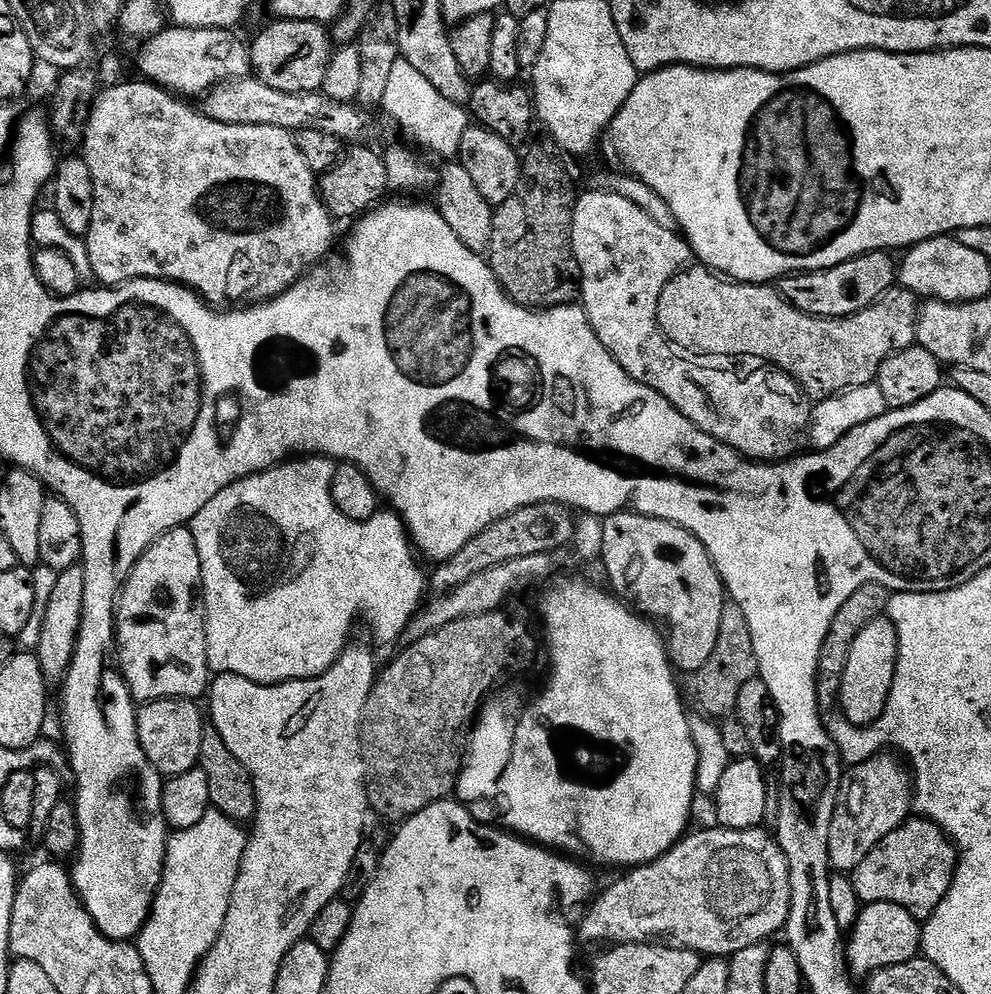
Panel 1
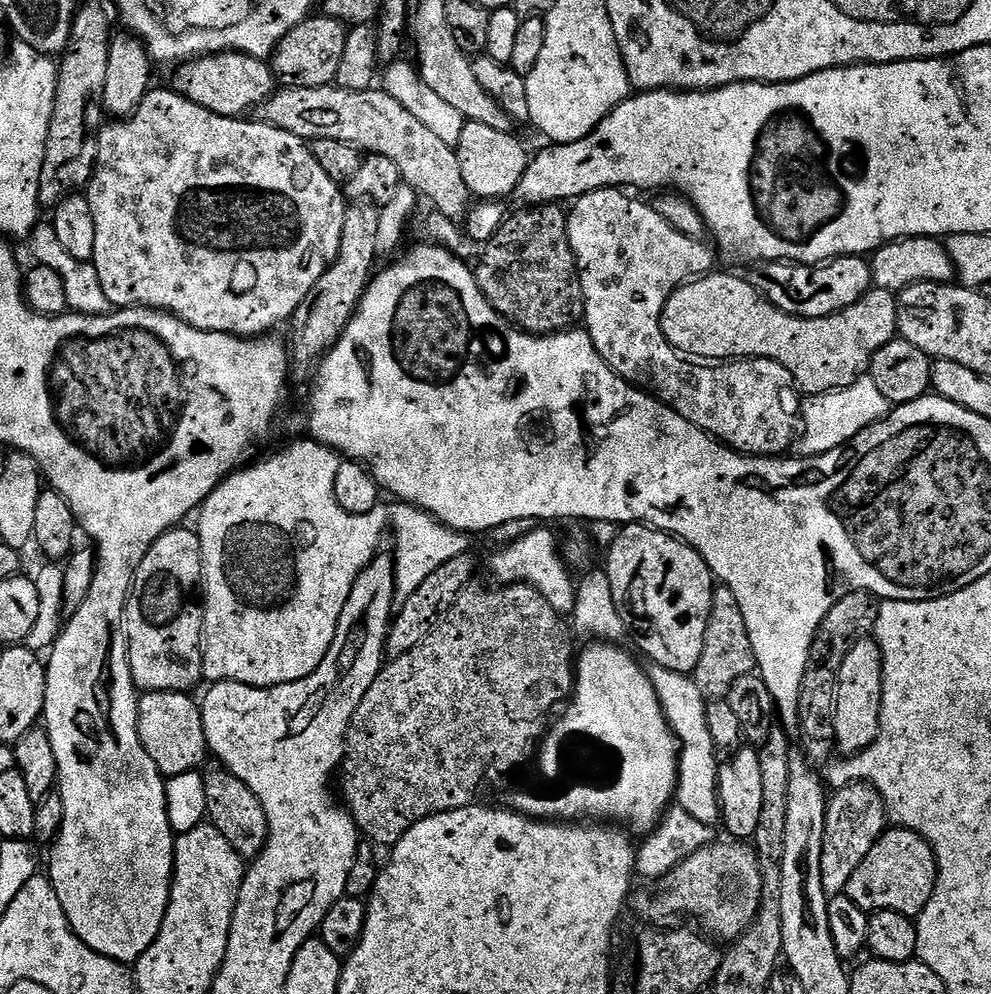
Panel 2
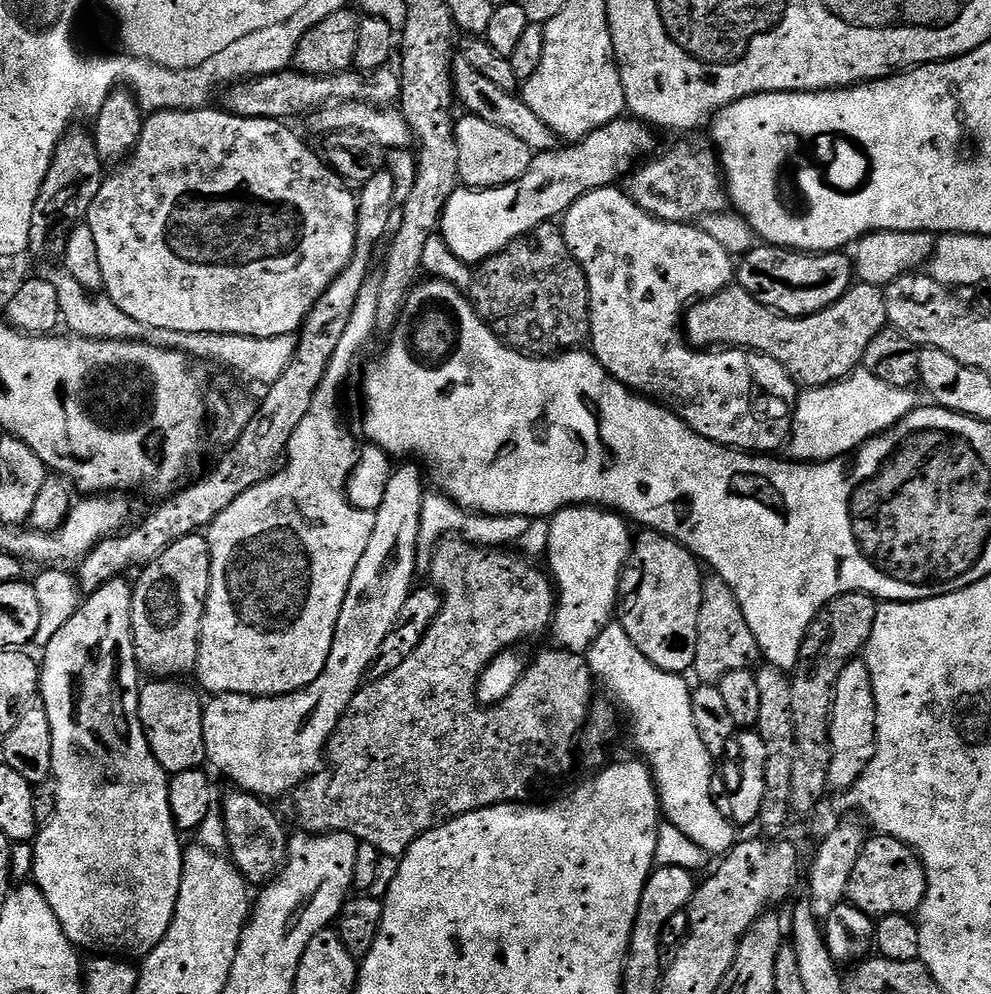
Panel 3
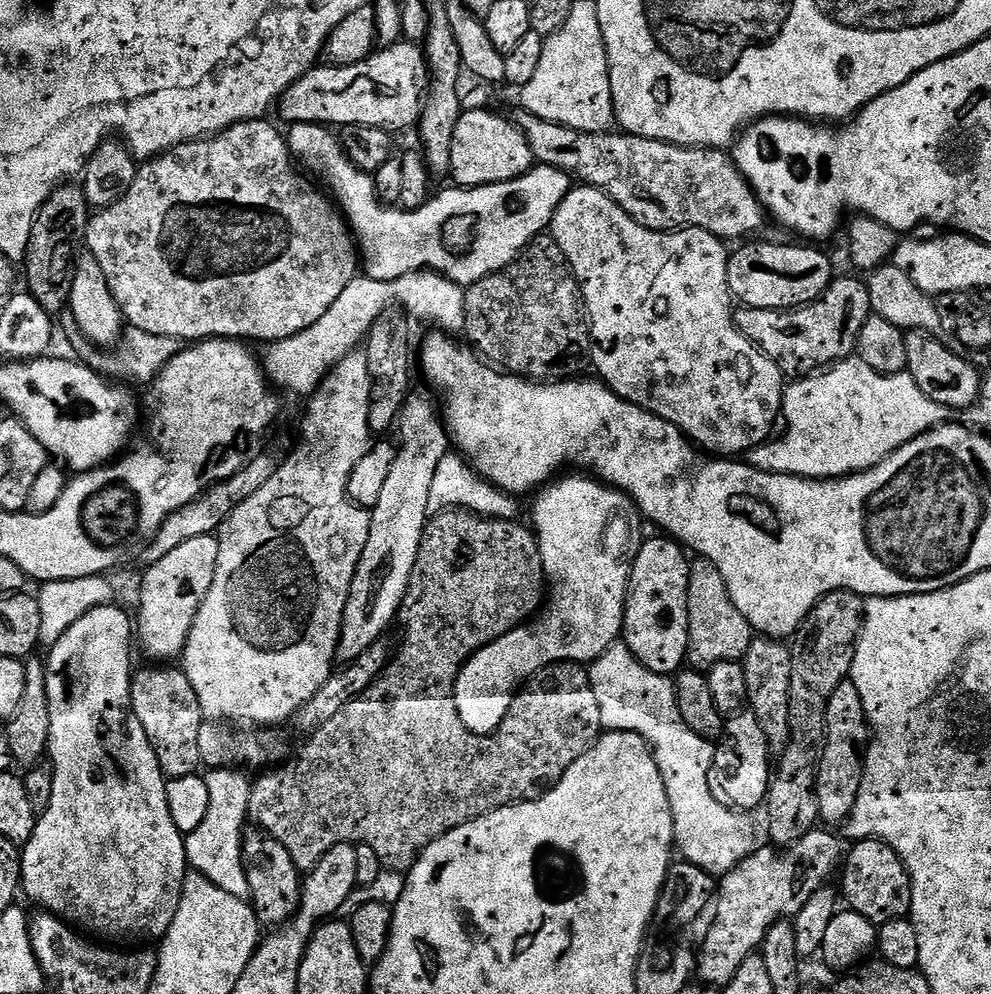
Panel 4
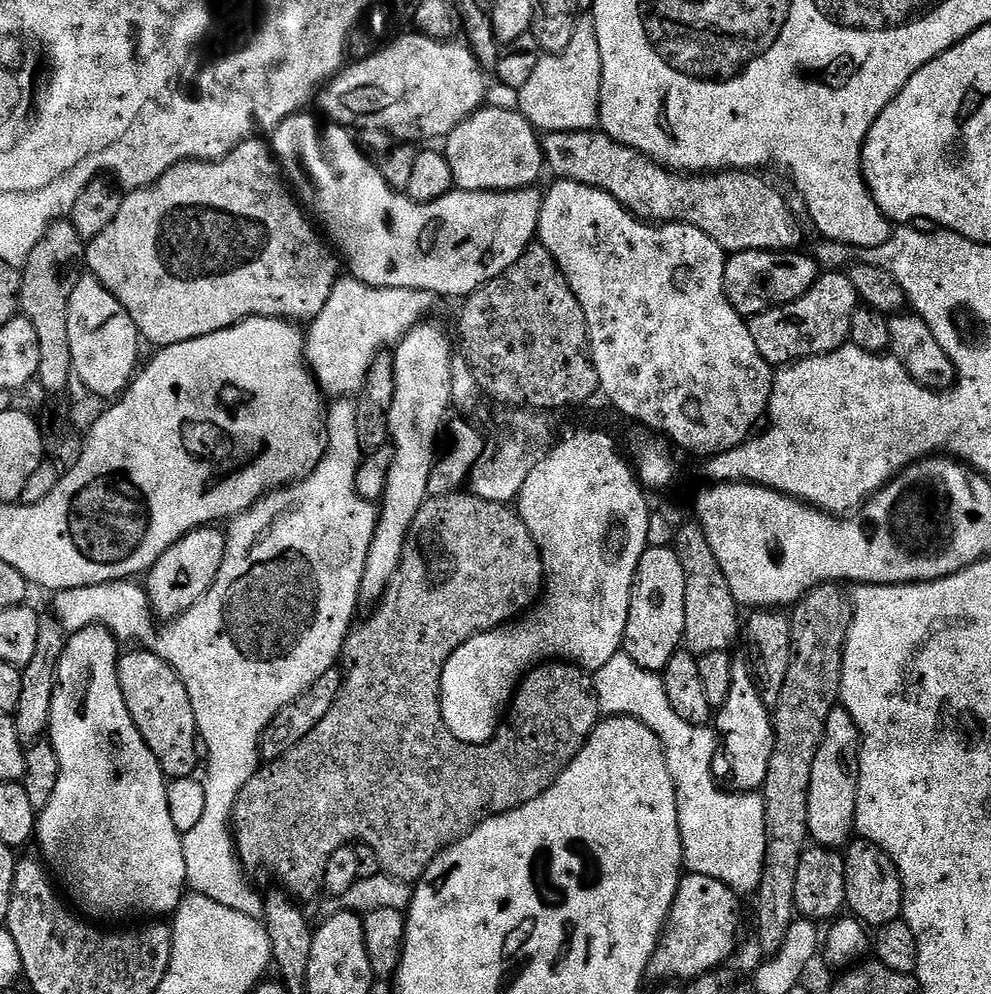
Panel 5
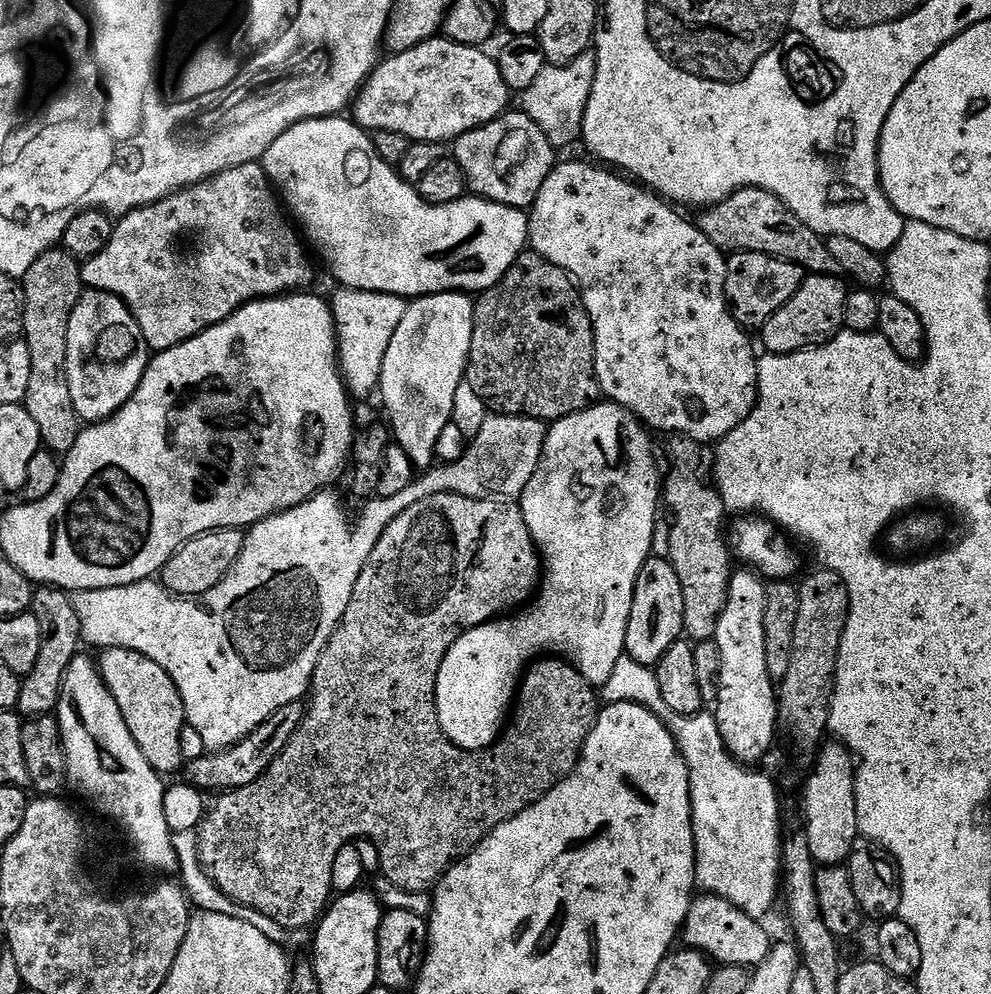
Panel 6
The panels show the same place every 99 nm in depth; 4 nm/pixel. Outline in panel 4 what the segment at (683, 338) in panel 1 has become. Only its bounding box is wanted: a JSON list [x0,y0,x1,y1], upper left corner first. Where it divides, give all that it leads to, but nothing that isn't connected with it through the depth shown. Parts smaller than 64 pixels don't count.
[736,276,873,378]

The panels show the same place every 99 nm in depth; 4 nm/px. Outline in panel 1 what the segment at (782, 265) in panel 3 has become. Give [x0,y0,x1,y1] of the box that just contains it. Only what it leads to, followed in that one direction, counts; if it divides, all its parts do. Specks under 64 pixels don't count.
[779,252,898,320]

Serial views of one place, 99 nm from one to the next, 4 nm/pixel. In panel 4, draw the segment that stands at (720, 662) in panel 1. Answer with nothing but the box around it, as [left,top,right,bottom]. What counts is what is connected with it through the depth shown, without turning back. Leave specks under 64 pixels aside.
[687,559,754,670]

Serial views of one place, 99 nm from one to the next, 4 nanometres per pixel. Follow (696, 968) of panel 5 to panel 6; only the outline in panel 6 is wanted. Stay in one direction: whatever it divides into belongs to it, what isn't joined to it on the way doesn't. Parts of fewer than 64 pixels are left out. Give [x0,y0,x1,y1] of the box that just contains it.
[682,894,774,970]

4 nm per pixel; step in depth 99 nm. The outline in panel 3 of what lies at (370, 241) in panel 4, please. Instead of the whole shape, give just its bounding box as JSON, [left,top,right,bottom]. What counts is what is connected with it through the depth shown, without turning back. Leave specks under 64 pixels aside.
[438,118,656,266]

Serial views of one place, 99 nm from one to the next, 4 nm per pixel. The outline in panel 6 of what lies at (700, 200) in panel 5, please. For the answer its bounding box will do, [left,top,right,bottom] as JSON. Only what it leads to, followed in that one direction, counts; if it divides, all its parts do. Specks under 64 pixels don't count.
[698,188,840,276]

